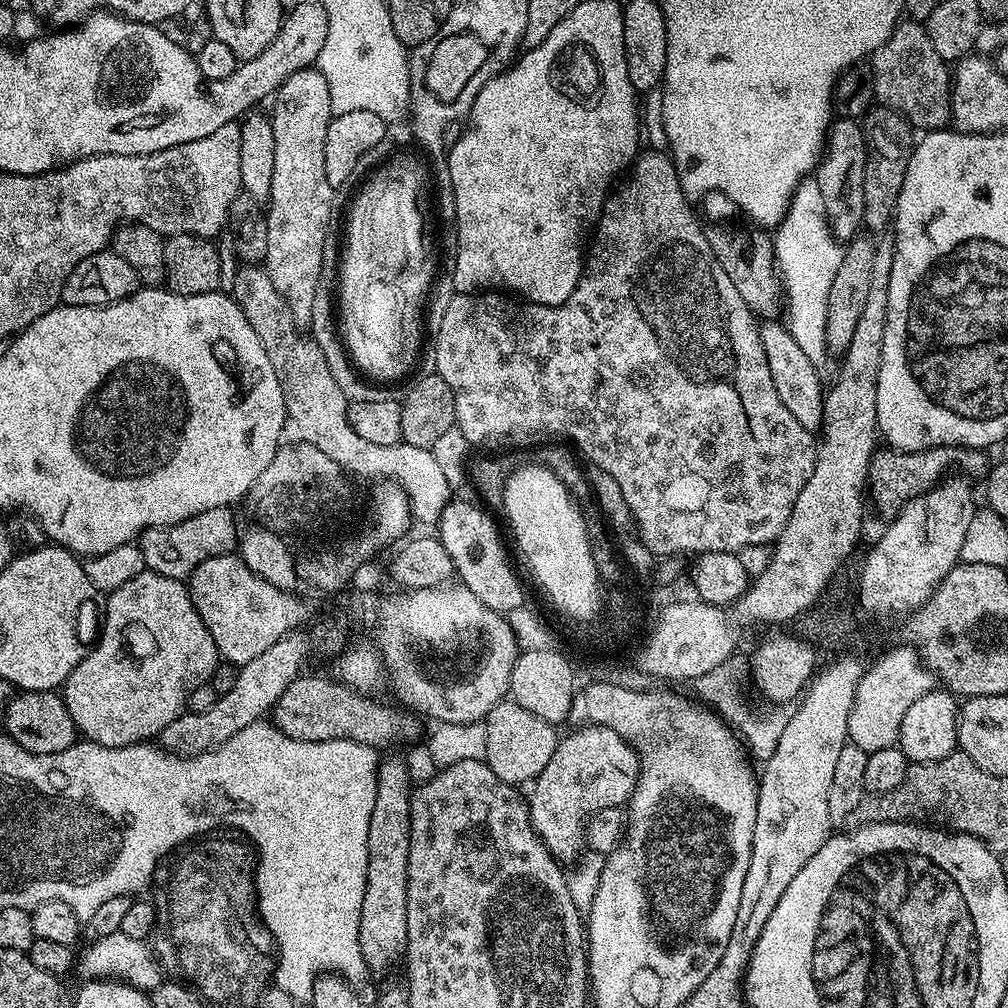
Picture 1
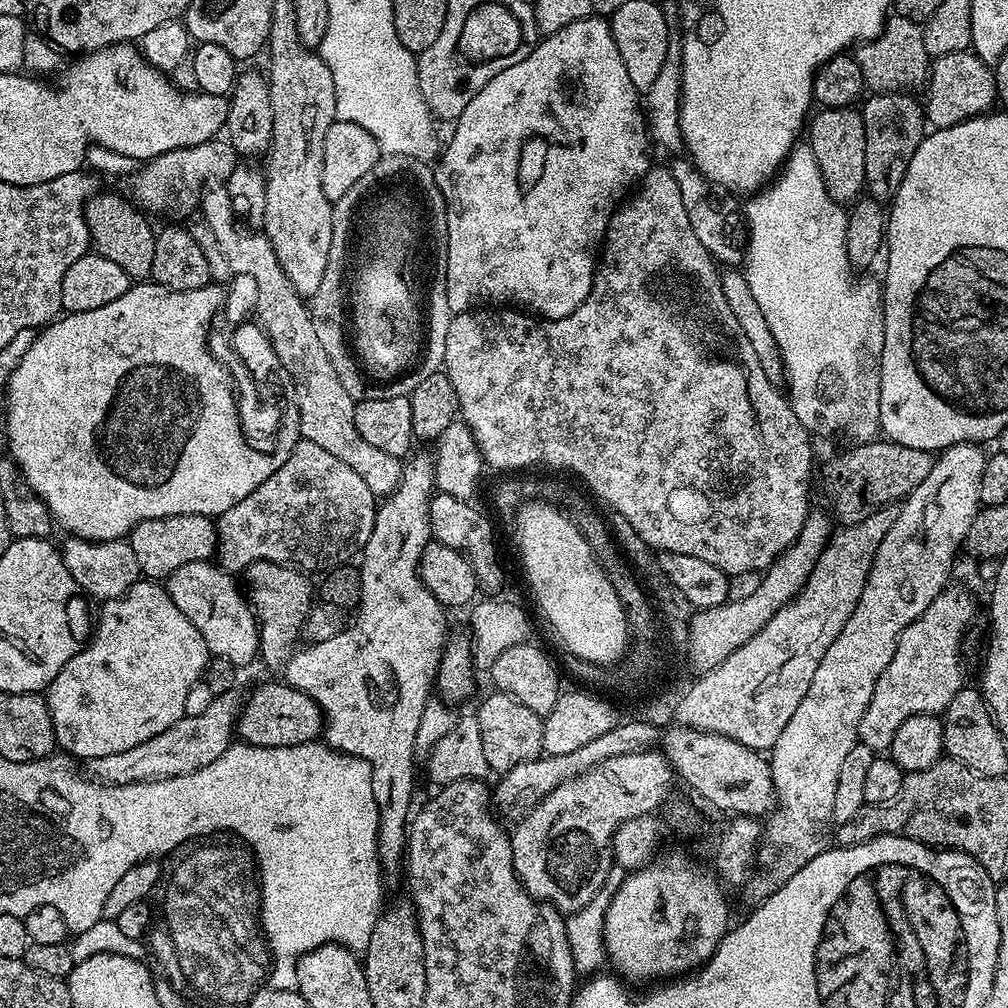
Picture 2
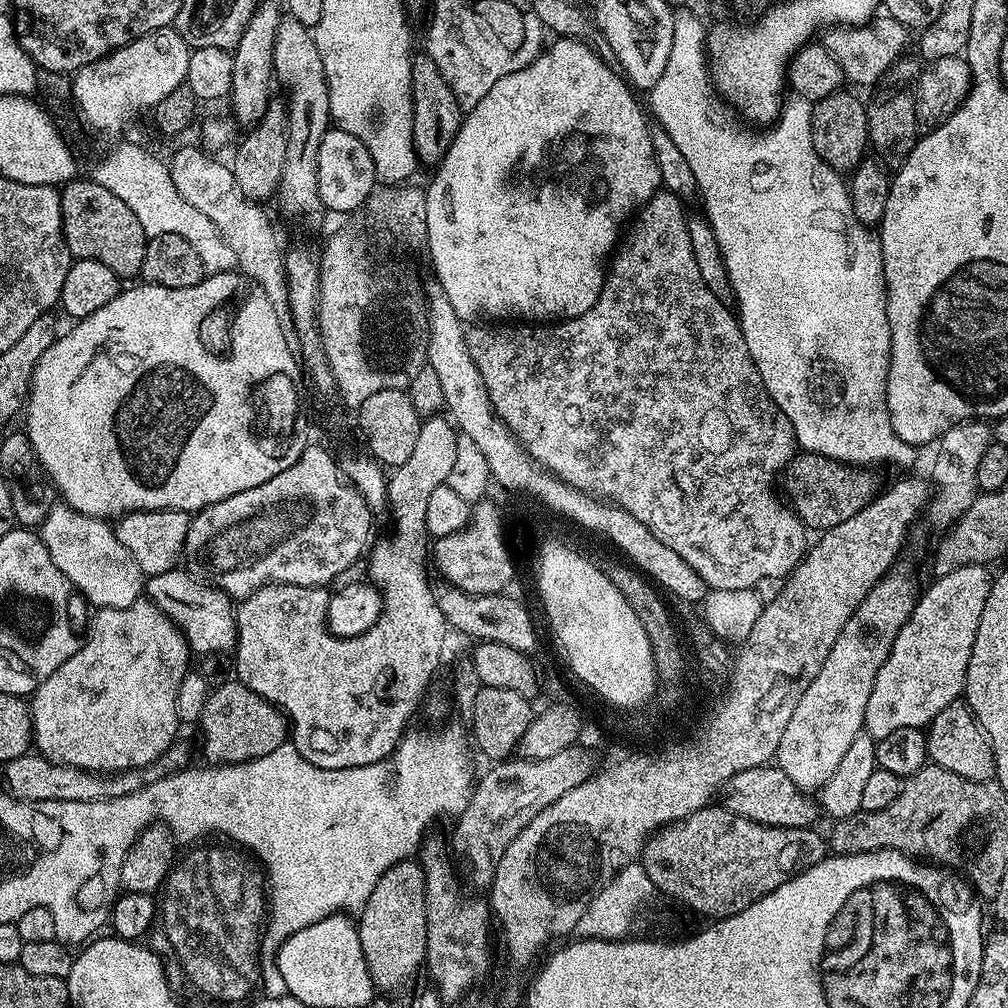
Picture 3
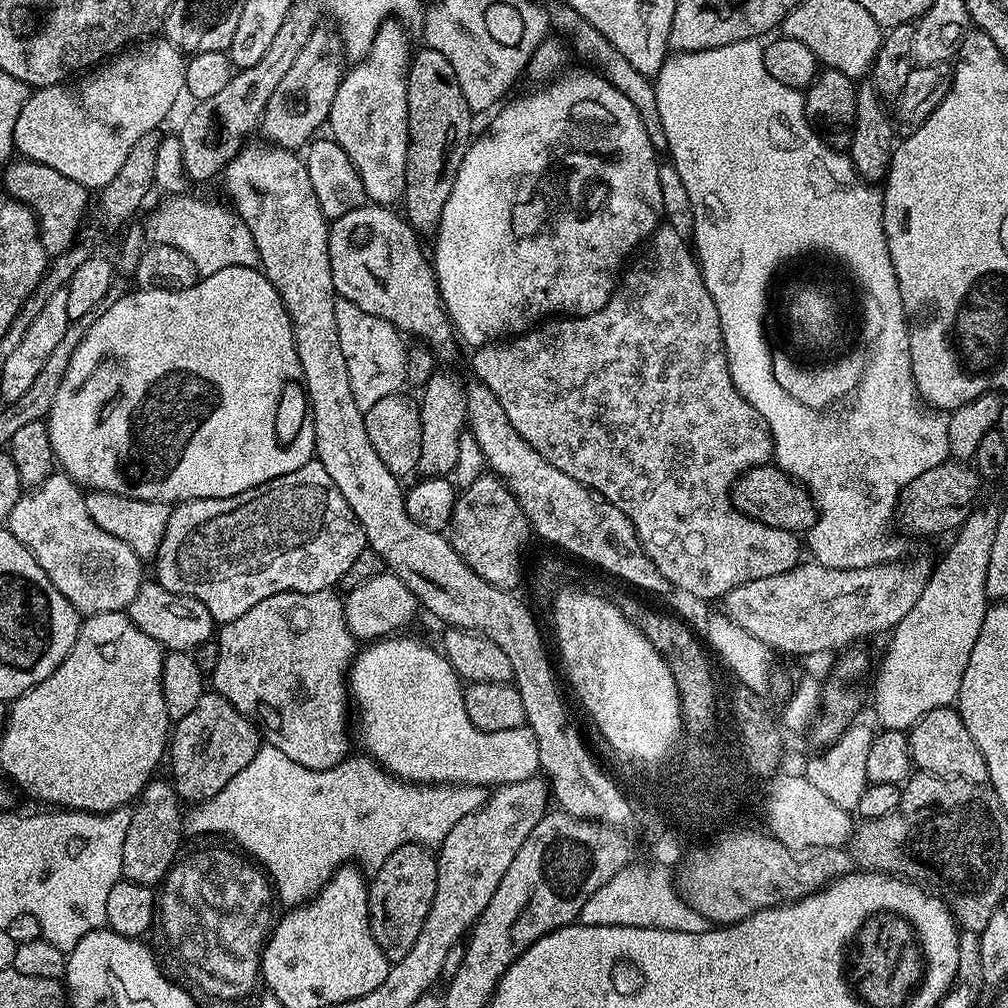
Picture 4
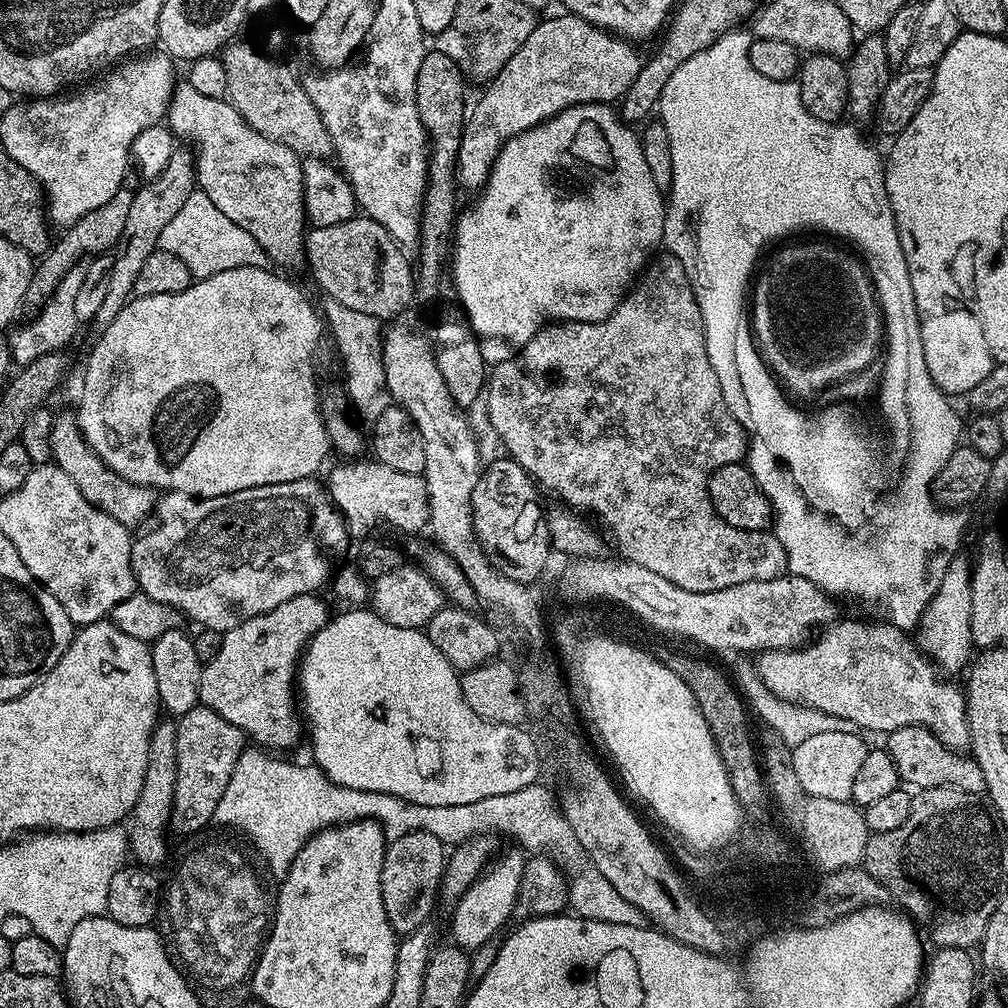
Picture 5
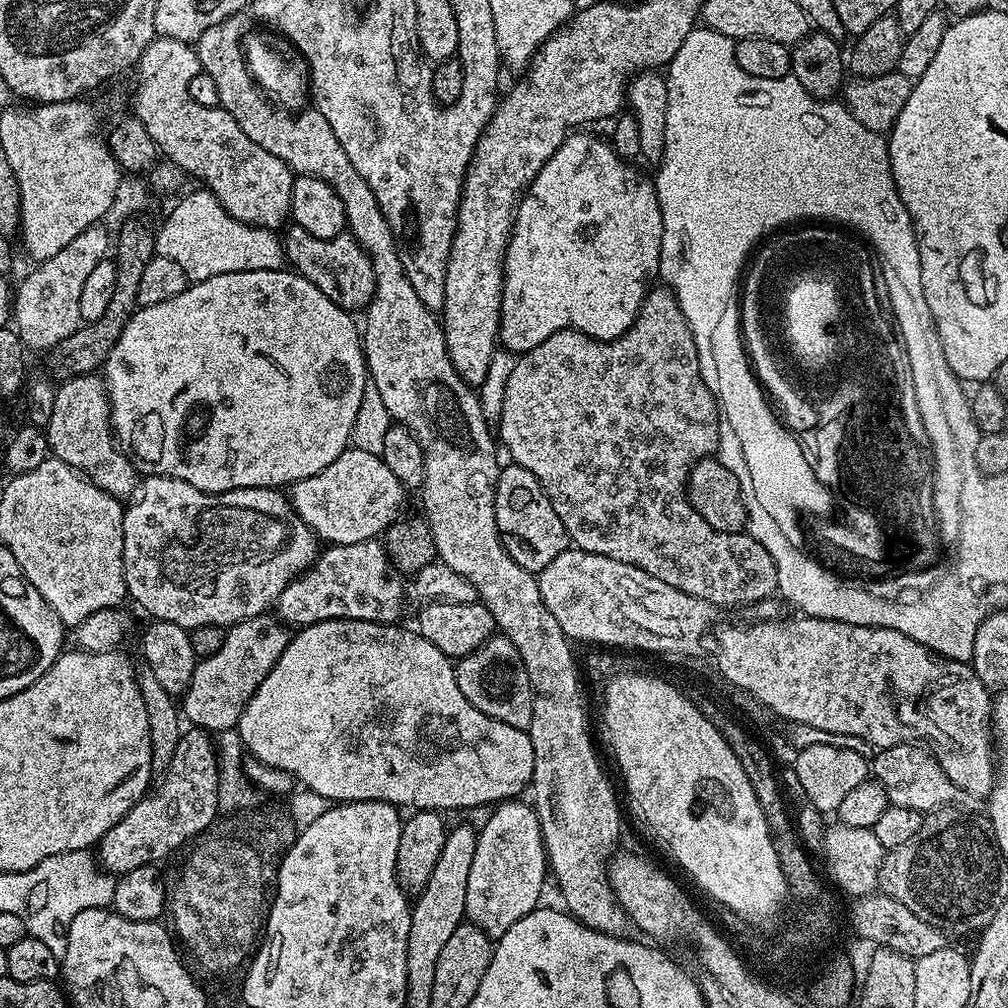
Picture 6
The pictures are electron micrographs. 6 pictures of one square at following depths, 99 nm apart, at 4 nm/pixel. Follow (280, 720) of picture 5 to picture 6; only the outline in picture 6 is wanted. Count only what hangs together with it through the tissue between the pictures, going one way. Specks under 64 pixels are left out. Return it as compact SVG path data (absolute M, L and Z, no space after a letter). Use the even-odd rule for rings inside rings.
M267 615L255 616L231 625L225 631L218 654L210 654L210 658L197 663L192 684L182 697L182 716L191 727L217 734L239 725L245 706L258 690L262 678L270 674L290 639L289 629L283 623L268 619Z

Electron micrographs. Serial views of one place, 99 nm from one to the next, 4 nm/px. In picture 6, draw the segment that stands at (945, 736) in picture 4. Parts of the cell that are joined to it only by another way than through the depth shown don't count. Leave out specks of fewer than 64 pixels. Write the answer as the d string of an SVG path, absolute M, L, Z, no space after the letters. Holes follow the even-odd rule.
M897 742L889 748L879 749L875 755L870 760L870 772L883 786L889 805L927 814L949 806L960 806L956 804L969 803L968 792L946 778L946 772L927 747L916 742Z

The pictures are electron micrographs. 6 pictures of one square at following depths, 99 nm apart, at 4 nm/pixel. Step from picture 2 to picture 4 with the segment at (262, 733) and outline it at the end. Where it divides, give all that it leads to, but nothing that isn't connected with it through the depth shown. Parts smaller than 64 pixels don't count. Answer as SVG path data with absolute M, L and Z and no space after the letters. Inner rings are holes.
M205 690L202 698L194 705L194 710L186 718L175 721L170 732L170 760L172 773L170 779L176 785L176 793L200 799L216 792L237 768L243 768L255 752L256 734L260 729L226 698L214 690Z

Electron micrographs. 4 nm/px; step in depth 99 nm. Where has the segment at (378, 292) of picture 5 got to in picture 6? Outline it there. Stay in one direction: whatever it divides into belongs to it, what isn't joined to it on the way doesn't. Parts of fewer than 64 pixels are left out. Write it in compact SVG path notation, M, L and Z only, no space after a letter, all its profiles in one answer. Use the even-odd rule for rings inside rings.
M292 226L283 233L282 239L285 261L299 276L314 282L314 286L318 286L318 290L322 290L322 294L326 294L330 302L349 310L367 309L374 294L376 279L370 258L365 254L363 246L352 235L345 234L338 238L314 238L306 234L306 230Z

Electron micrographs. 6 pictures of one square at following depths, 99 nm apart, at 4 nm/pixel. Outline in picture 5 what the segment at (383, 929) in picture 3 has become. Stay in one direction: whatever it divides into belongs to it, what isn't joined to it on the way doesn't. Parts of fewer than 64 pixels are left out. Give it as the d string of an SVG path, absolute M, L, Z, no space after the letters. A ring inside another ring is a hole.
M429 832L402 834L385 847L382 862L382 906L386 906L386 918L390 918L390 926L396 931L397 937L409 936L414 930L429 923L432 918L432 907L436 904L436 896L438 900L440 884L444 880L445 863L446 846Z

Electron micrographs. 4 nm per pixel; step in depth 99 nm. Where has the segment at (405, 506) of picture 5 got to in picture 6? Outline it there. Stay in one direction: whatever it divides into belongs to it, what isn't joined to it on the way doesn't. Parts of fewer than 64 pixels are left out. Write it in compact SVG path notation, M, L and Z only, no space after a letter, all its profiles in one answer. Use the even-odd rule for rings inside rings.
M351 446L338 458L334 458L334 462L326 466L326 470L300 480L290 488L292 508L300 515L302 522L306 522L306 526L310 526L310 530L328 546L357 544L383 537L390 525L400 519L404 495L406 495L404 485L398 482L398 478L394 478L394 473L390 466L386 466L383 456L366 454L366 450L358 450Z

